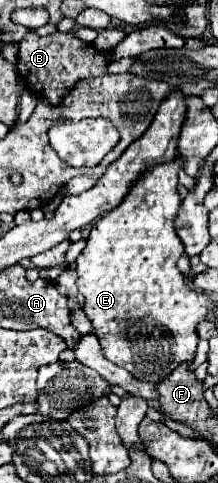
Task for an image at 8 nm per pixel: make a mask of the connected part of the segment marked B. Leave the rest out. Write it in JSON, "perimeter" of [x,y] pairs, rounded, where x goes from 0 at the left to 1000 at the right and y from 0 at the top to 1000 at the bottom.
{"perimeter":[[[124,66],[87,87],[87,116],[78,116],[78,145],[96,153],[96,170],[133,190],[170,203],[216,203],[243,219],[280,215],[280,207],[344,182],[362,166],[408,157],[472,157],[500,141],[500,108],[445,104],[436,91],[362,83],[335,66],[252,66],[234,75],[170,75]]]}

